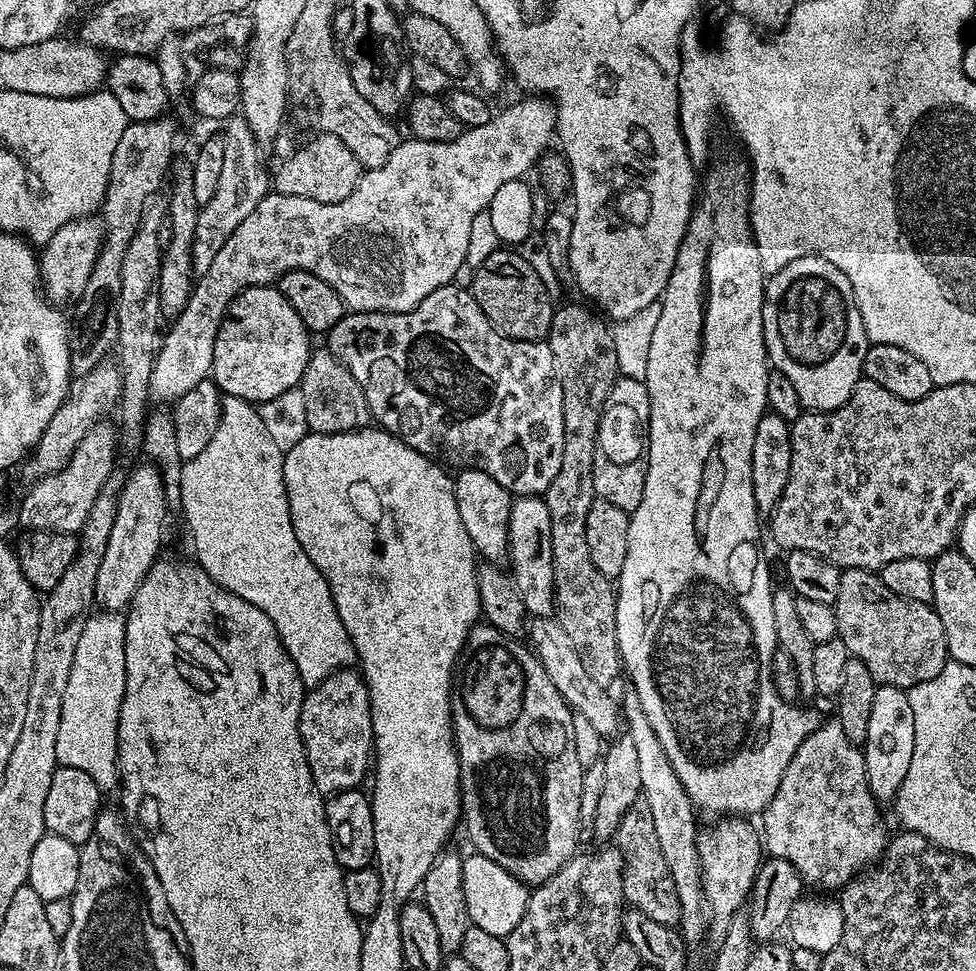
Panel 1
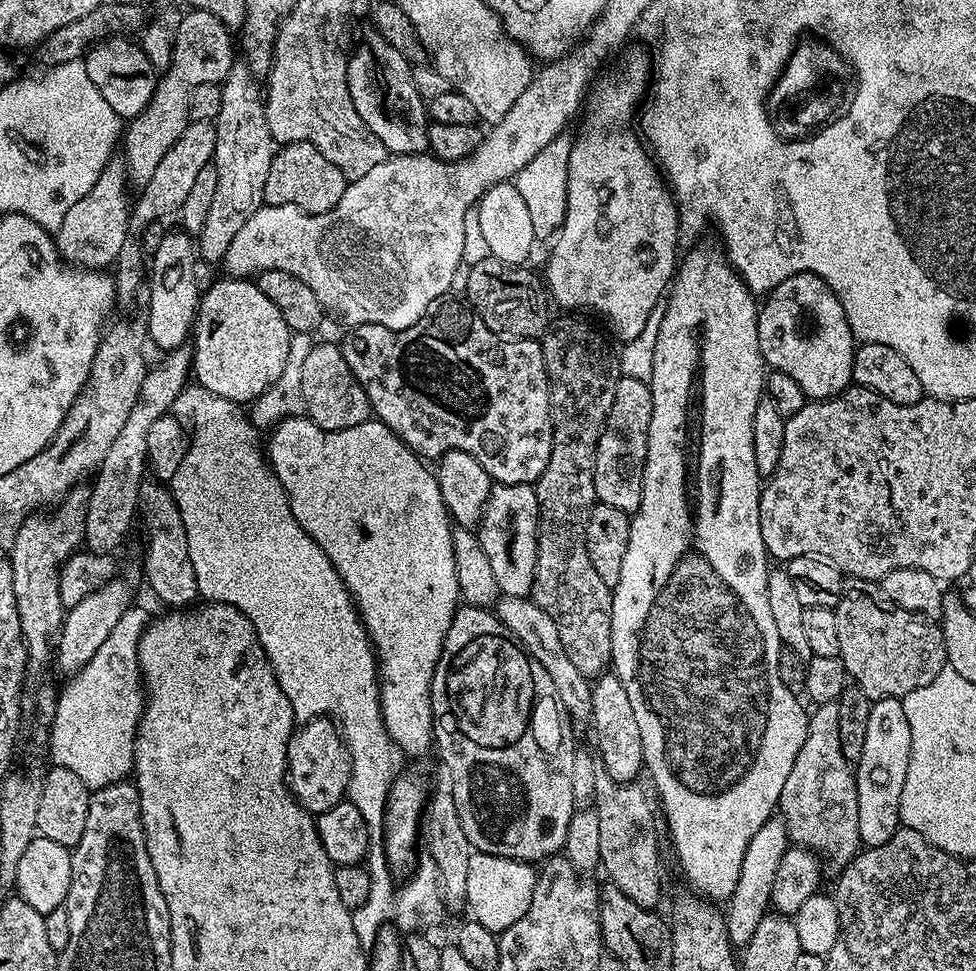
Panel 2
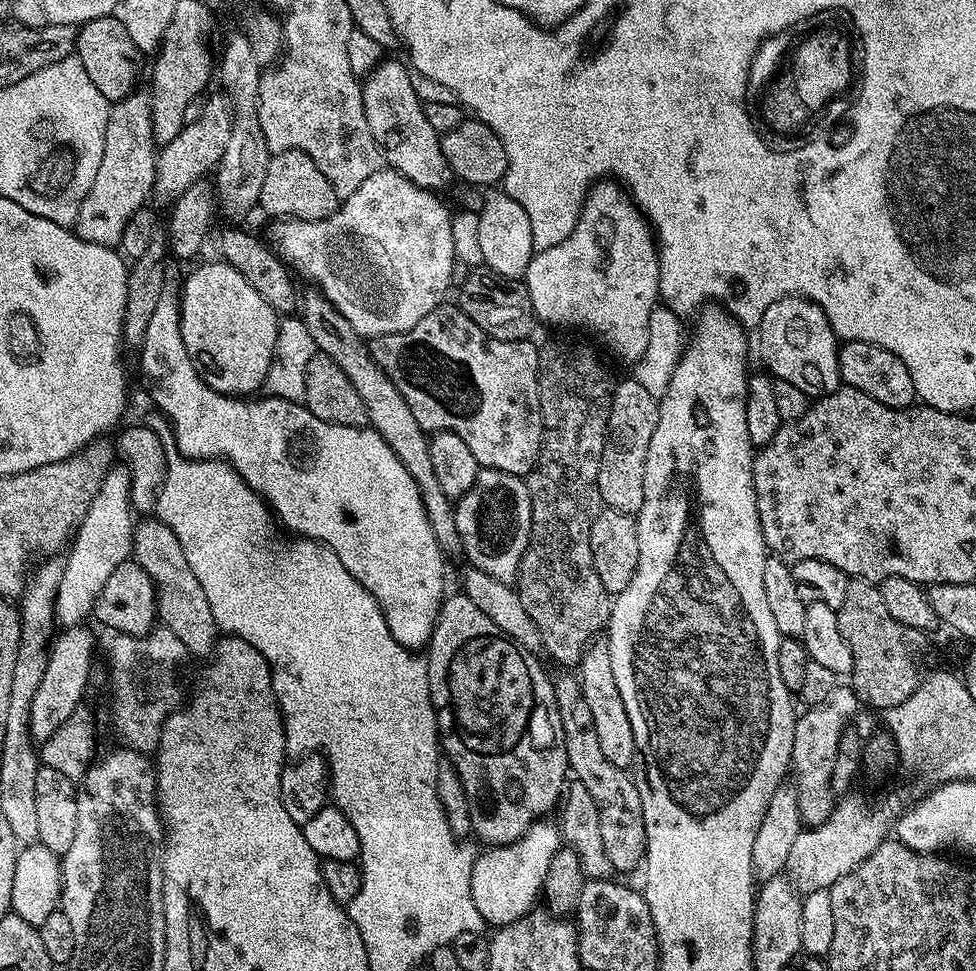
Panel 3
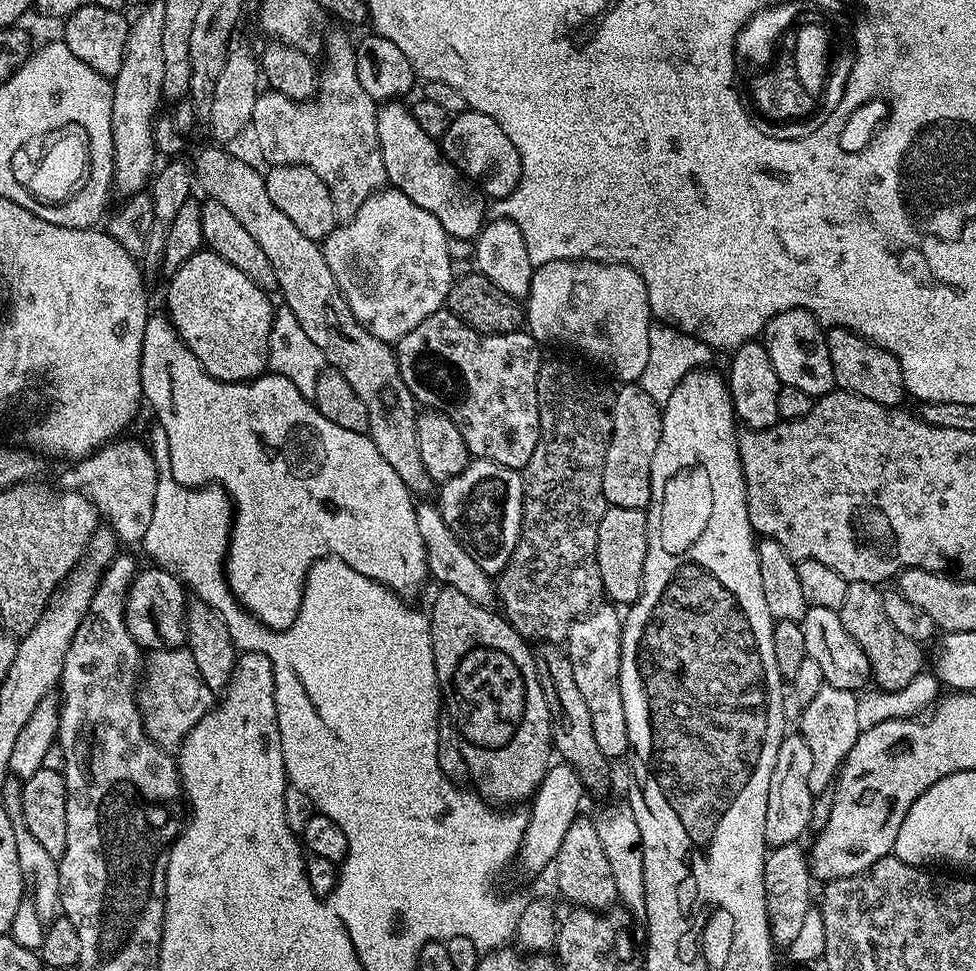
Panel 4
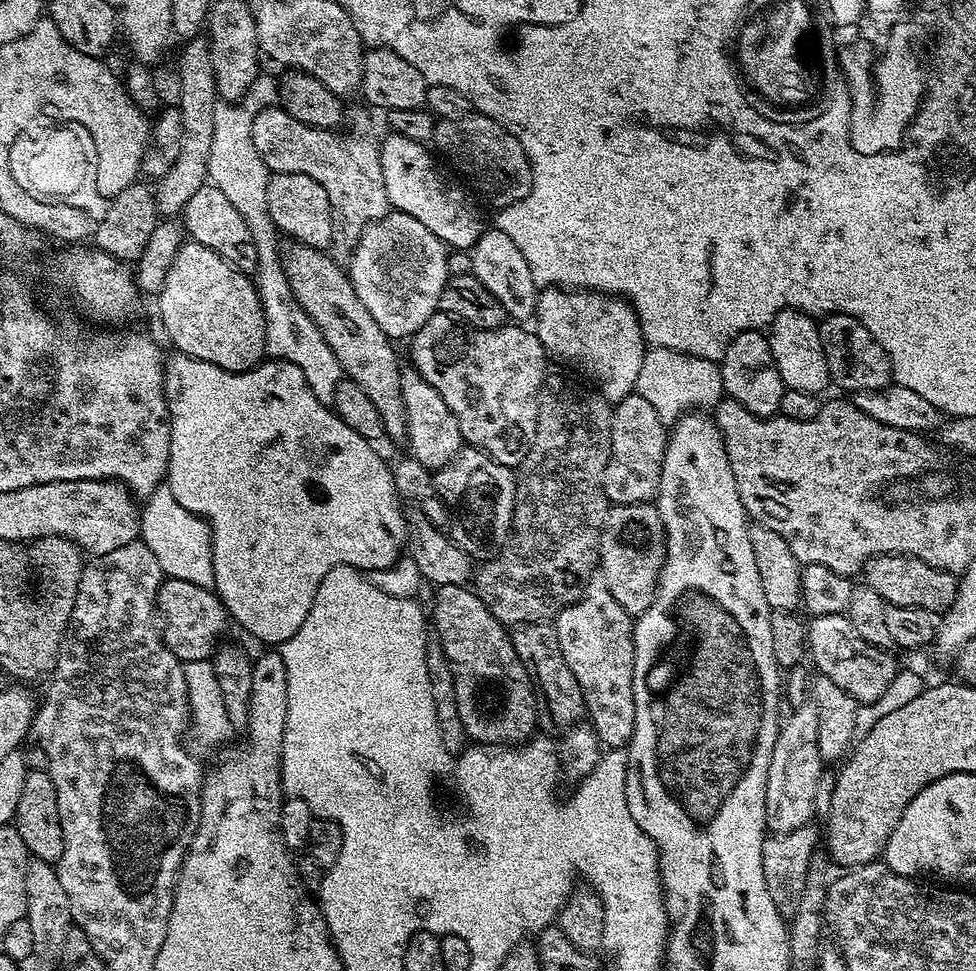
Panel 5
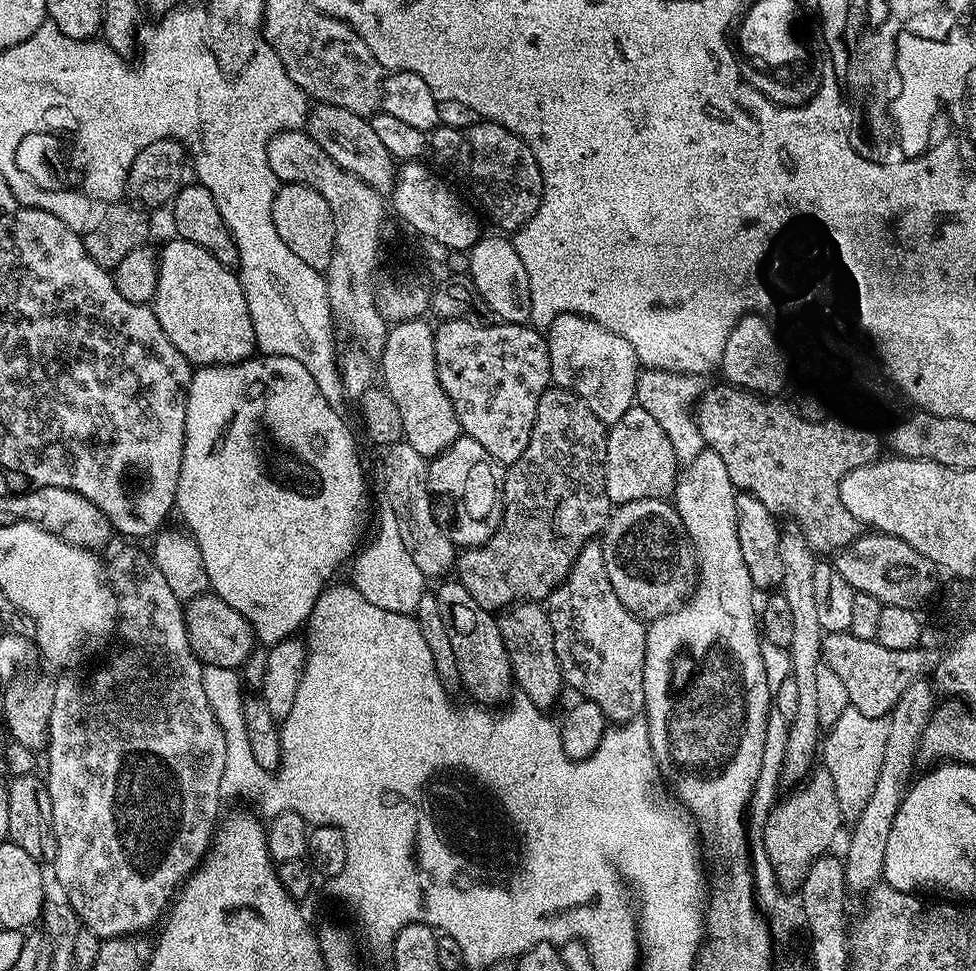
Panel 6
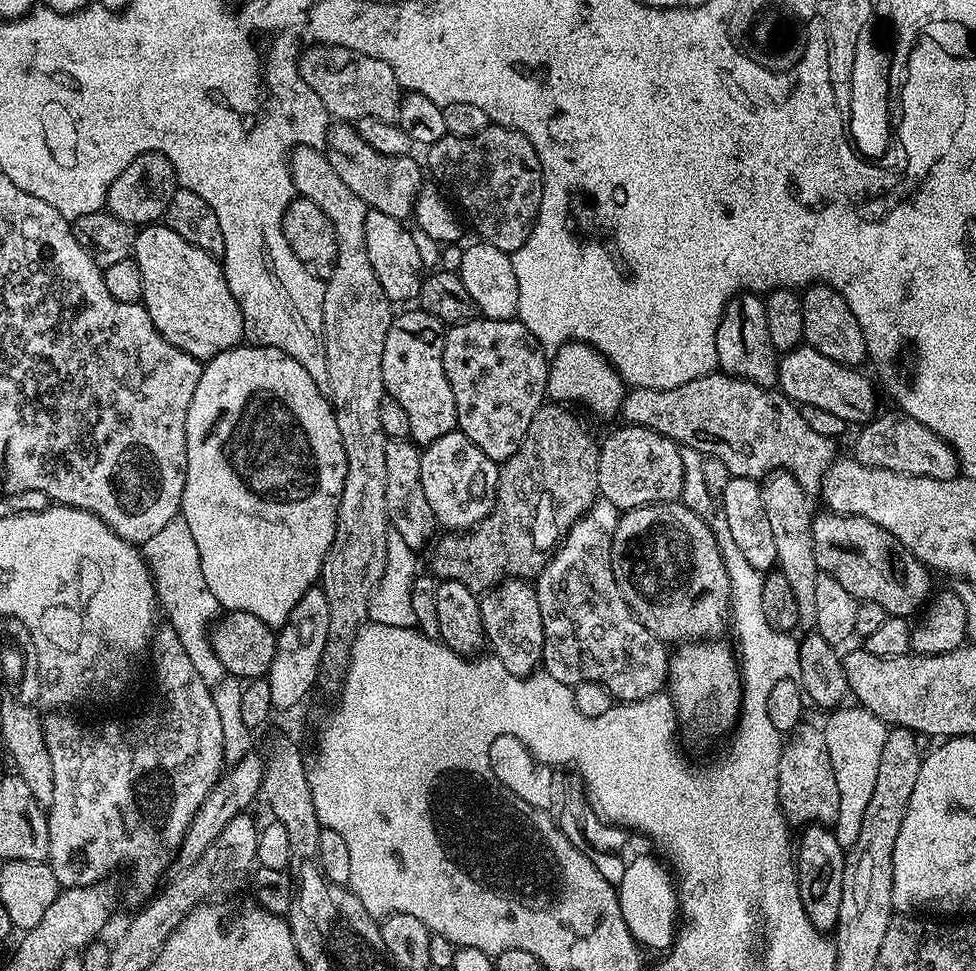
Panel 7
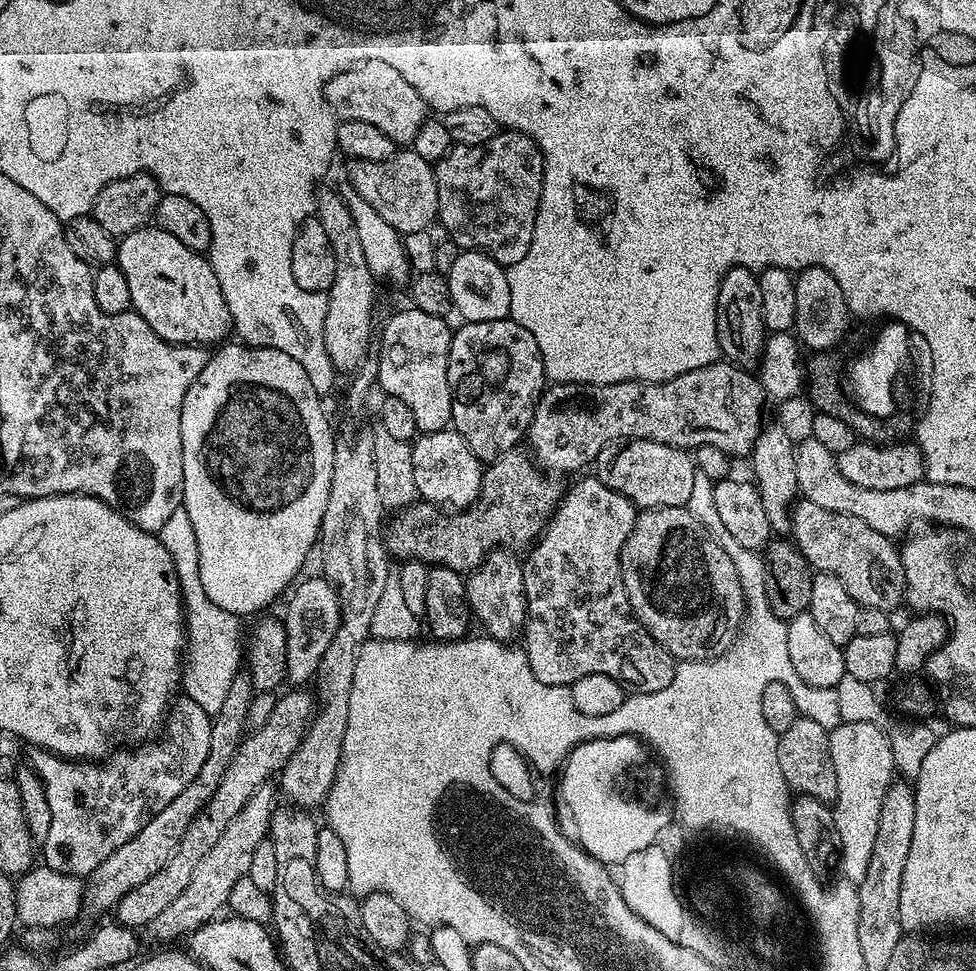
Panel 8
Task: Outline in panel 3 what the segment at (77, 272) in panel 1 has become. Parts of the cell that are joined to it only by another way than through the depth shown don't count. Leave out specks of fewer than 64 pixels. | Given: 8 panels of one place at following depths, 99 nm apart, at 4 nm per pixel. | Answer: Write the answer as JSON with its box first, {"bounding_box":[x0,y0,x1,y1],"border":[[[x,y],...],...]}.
{"bounding_box":[74,91,158,248],"border":[[[132,91],[109,107],[102,162],[74,221],[77,236],[107,248],[119,245],[128,219],[145,207],[144,199],[151,197],[156,187],[158,145],[152,138],[152,98],[147,91],[140,91]]]}

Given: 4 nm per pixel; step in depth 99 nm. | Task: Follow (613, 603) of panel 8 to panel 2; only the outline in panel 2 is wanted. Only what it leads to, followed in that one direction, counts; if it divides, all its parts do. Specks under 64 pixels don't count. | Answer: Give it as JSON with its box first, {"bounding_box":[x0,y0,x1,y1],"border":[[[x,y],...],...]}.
{"bounding_box":[591,670,645,784],"border":[[[609,670],[604,675],[595,677],[592,684],[591,724],[596,731],[595,751],[598,753],[602,771],[611,780],[617,780],[619,784],[633,783],[637,779],[636,775],[645,771],[642,734],[638,734],[638,722],[634,718],[633,708],[630,707],[626,686],[622,686],[615,671]]]}

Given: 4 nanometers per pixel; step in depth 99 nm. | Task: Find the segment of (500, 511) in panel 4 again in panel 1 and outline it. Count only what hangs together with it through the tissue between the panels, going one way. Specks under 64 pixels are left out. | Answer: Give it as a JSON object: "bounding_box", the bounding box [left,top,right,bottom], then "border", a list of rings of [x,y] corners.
{"bounding_box":[508,496,556,617],"border":[[[521,496],[513,499],[508,523],[508,554],[512,560],[510,575],[529,617],[552,616],[556,610],[554,562],[550,550],[550,510],[540,496]]]}

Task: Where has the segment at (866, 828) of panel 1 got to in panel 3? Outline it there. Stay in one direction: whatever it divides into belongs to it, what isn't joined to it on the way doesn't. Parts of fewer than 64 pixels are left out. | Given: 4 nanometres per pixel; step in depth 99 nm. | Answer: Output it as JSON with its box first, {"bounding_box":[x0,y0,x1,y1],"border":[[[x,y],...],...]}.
{"bounding_box":[790,686,858,828],"border":[[[838,686],[822,702],[805,707],[796,717],[794,726],[794,750],[790,780],[798,794],[798,814],[801,825],[816,828],[826,818],[830,818],[838,800],[831,790],[830,776],[835,755],[838,754],[838,742],[845,729],[849,727],[848,719],[858,709],[856,692],[851,686]]]}

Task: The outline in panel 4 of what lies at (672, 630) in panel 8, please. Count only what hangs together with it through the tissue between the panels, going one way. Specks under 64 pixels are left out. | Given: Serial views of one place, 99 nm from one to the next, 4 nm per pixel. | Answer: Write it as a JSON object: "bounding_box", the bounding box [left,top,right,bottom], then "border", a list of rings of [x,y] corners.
{"bounding_box":[596,506,647,606],"border":[[[609,506],[602,514],[602,522],[598,522],[596,557],[598,558],[598,570],[602,574],[603,595],[613,605],[627,606],[633,604],[640,597],[647,549],[647,511],[643,508],[613,508]]]}

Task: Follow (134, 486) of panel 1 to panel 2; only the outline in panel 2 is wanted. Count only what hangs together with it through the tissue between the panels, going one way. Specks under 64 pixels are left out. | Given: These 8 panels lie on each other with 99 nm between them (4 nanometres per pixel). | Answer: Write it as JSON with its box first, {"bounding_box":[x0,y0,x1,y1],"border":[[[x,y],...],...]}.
{"bounding_box":[54,578,132,674],"border":[[[114,578],[110,583],[103,584],[94,590],[78,606],[67,609],[64,613],[64,622],[60,625],[58,643],[54,648],[54,664],[67,674],[74,674],[94,656],[98,646],[106,642],[110,630],[121,627],[124,615],[132,604],[132,584],[128,580]]]}

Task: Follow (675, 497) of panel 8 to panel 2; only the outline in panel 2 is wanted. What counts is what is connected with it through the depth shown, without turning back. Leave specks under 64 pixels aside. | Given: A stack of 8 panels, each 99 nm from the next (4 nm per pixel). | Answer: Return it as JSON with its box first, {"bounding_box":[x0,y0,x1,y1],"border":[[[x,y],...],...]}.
{"bounding_box":[594,376,652,514],"border":[[[620,376],[616,381],[620,402],[610,406],[610,414],[600,432],[594,462],[594,490],[596,499],[614,510],[635,514],[640,509],[644,489],[644,467],[648,453],[648,435],[652,417],[652,389],[638,378]]]}

